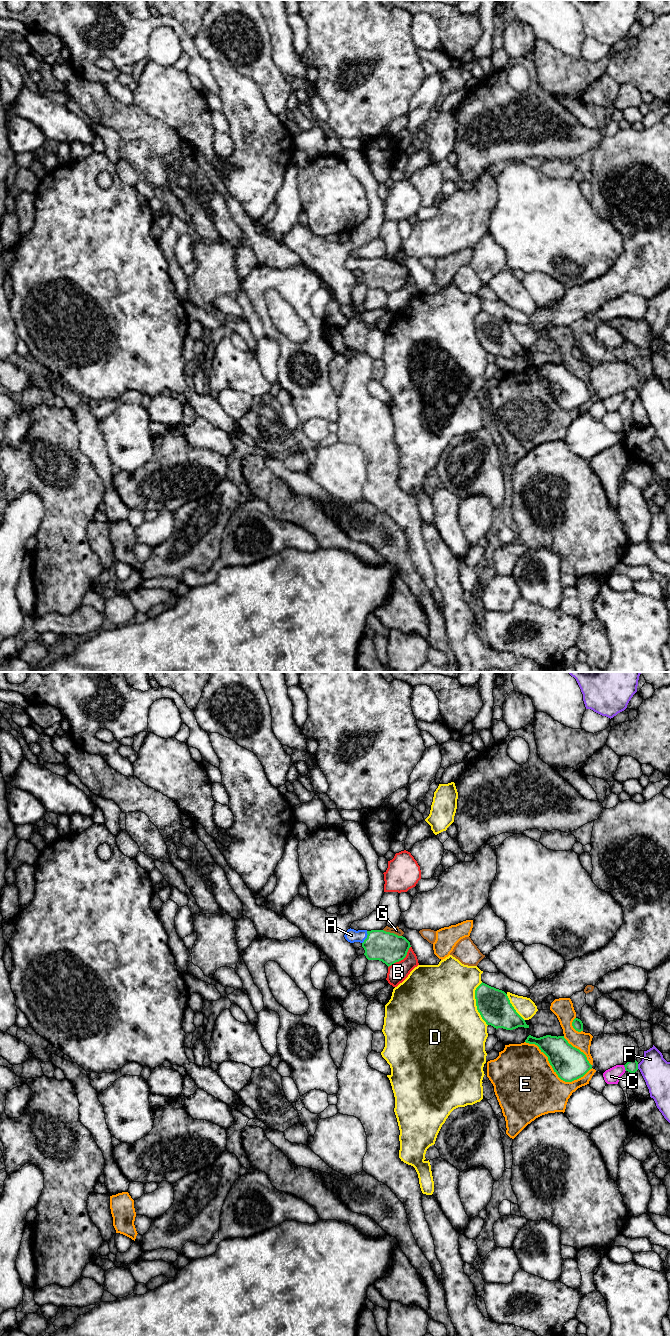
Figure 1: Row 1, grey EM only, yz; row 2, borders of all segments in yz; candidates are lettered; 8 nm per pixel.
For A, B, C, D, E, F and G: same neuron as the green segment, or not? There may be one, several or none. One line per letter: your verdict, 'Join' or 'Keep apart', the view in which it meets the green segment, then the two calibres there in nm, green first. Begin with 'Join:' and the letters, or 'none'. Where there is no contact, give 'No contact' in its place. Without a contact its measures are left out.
Join: A
A: Join. Touches green in yz. Thickness 240 nm (green) against 110 nm
B: Keep apart. Touches green in yz. Thickness 240 nm (green) against 160 nm
C: Keep apart. Touches green in yz. Thickness 100 nm (green) against 130 nm
D: Keep apart. Touches green in yz. Thickness 260 nm (green) against 500 nm
E: Keep apart. Touches green in yz. Thickness 260 nm (green) against 500 nm
F: Keep apart. Touches green in yz. Thickness 100 nm (green) against 220 nm
G: Keep apart. Touches green in yz. Thickness 240 nm (green) against 60 nm

